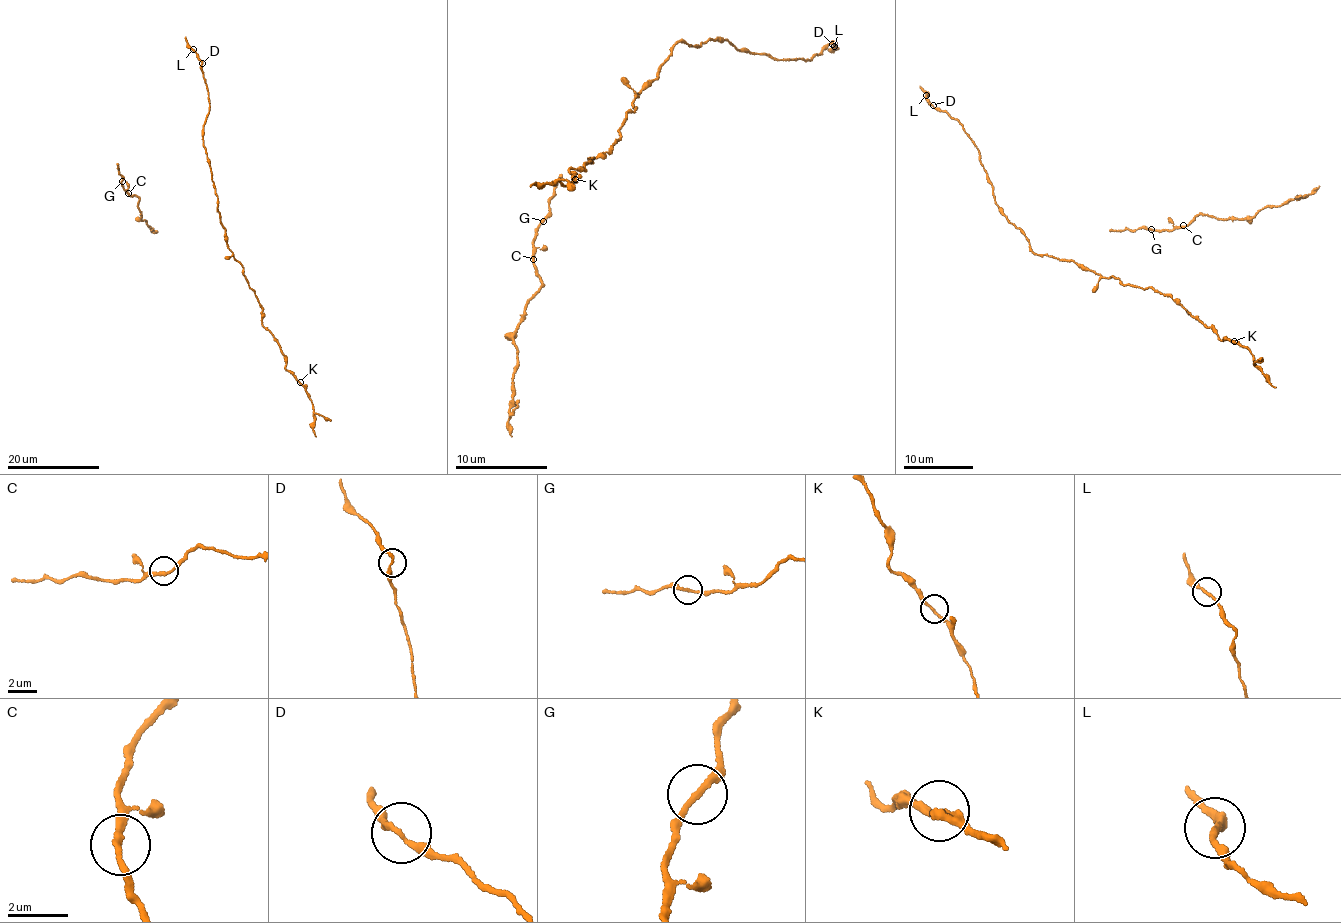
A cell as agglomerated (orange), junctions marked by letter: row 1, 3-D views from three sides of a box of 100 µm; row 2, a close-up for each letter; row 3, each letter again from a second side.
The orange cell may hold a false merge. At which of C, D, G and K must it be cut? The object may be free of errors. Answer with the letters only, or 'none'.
none

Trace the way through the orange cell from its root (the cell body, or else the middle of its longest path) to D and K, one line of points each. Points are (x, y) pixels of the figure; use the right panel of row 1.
D: (1010, 221), (994, 201), (992, 185), (978, 149), (963, 125), (932, 105)
K: (1010, 221), (1039, 256), (1047, 253), (1073, 260), (1124, 284), (1157, 290), (1220, 338), (1234, 341)

